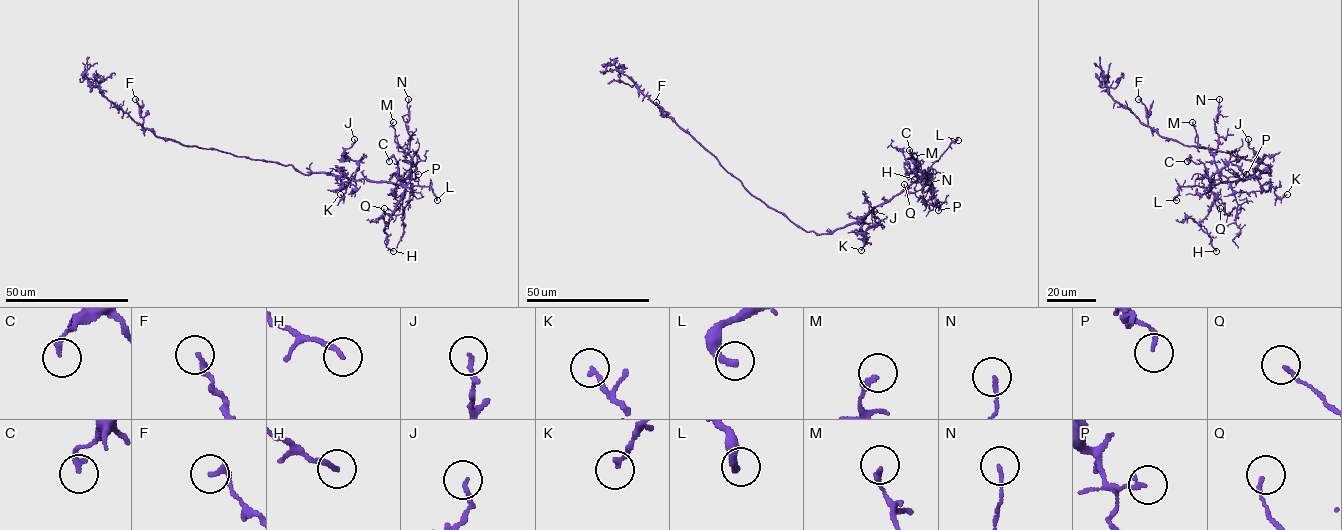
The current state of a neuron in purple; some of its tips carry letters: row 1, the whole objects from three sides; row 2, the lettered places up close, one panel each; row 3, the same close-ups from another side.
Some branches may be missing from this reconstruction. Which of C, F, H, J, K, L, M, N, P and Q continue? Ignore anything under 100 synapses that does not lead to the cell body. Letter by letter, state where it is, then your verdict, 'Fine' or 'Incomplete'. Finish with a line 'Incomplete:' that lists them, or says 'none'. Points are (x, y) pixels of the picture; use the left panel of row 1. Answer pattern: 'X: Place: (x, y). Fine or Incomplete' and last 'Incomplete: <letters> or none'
C: Place: (389, 161). Fine
F: Place: (135, 99). Fine
H: Place: (393, 251). Fine
J: Place: (354, 139). Fine
K: Place: (340, 194). Fine
L: Place: (437, 200). Incomplete
M: Place: (393, 122). Fine
N: Place: (408, 99). Fine
P: Place: (418, 174). Fine
Q: Place: (384, 208). Fine
Incomplete: L

